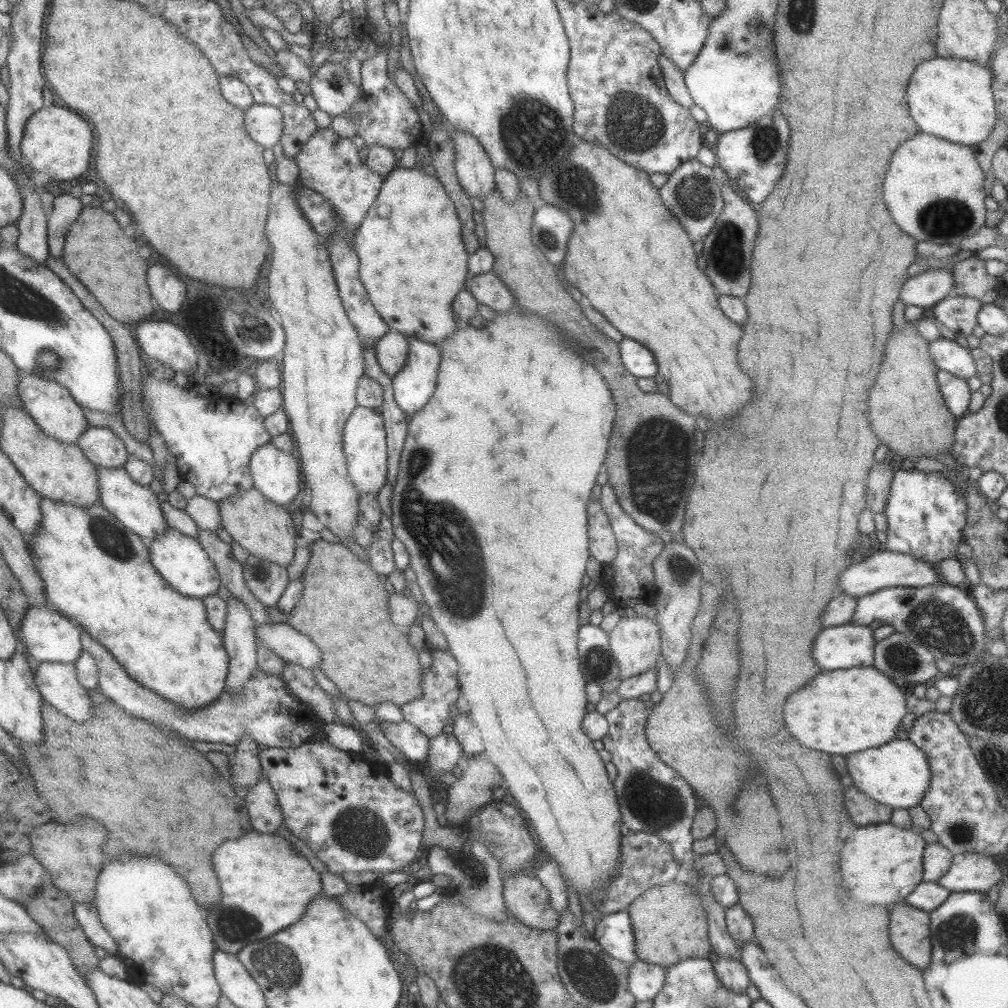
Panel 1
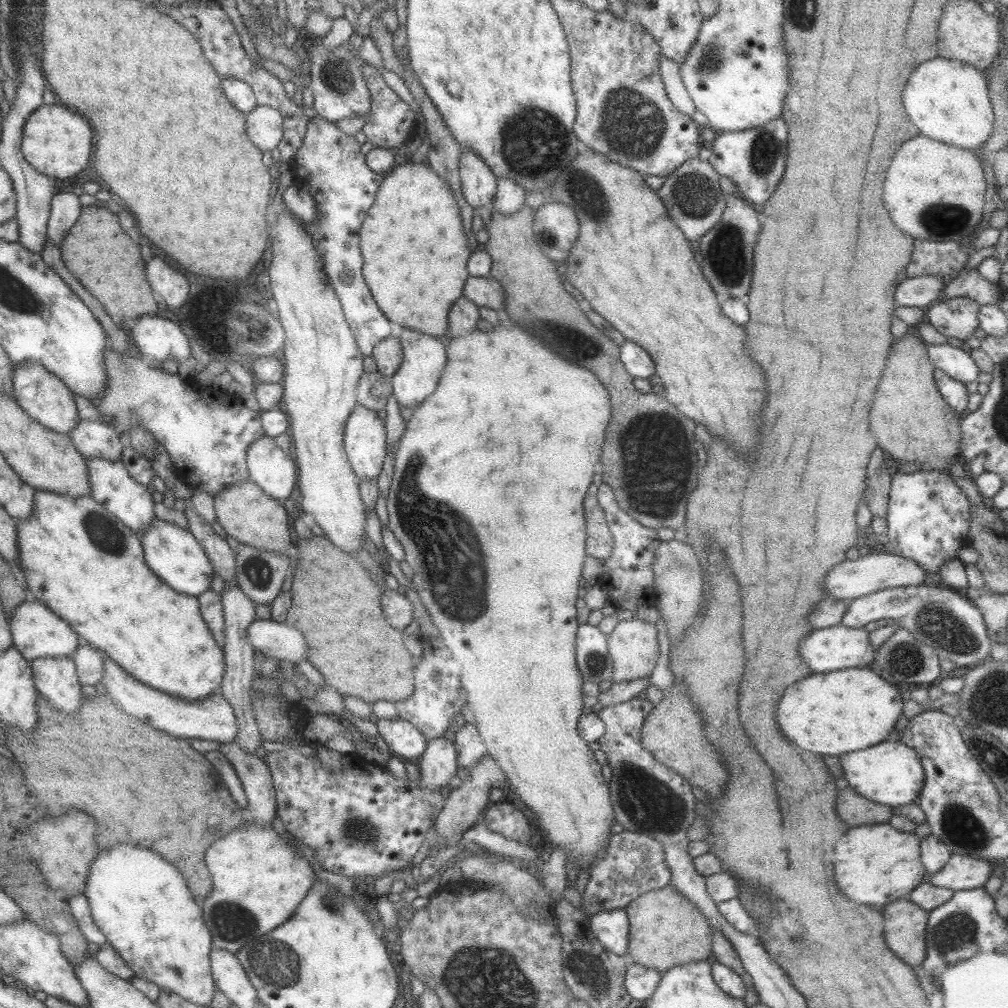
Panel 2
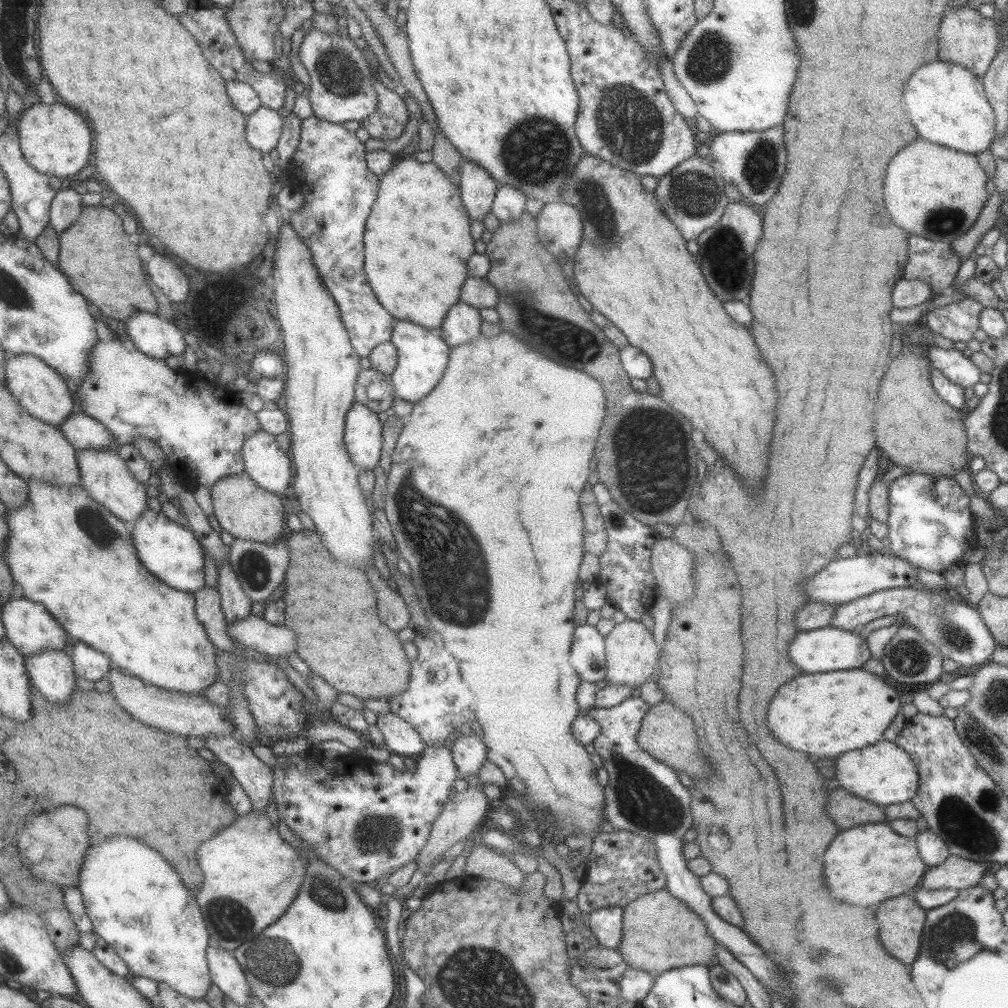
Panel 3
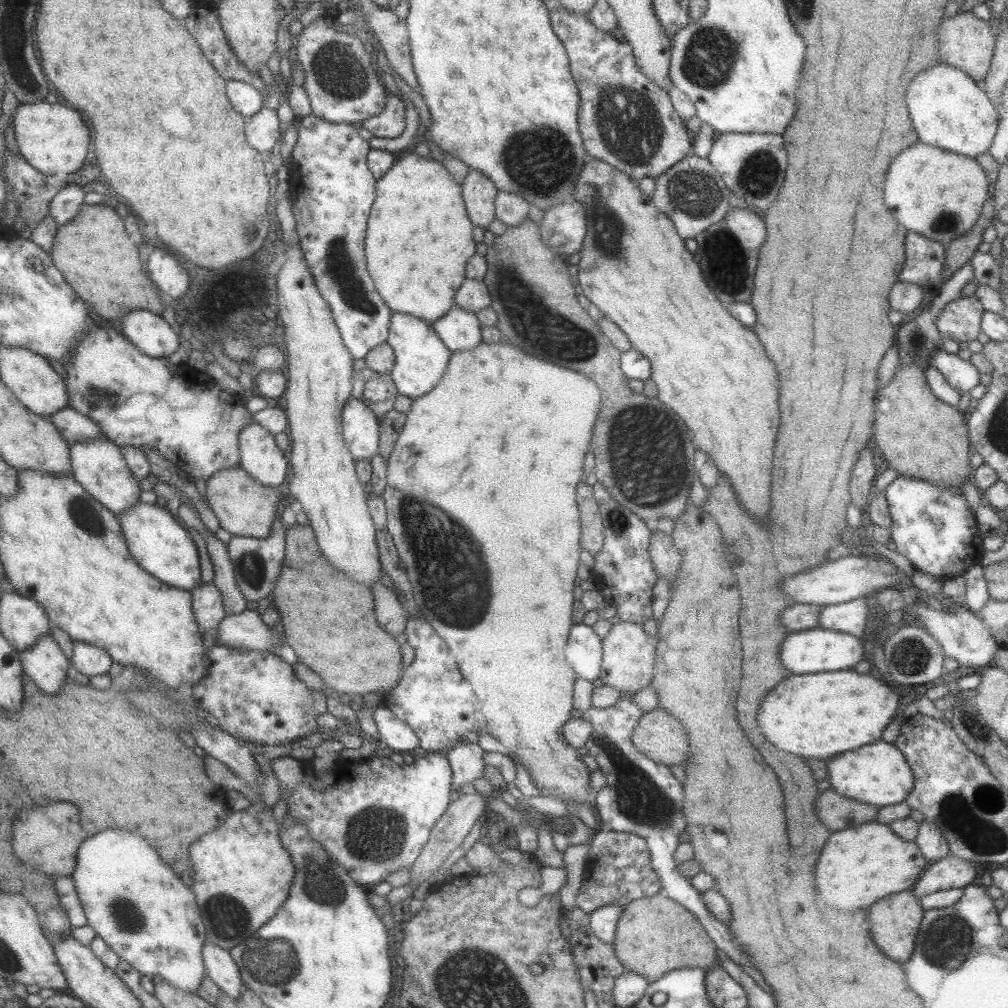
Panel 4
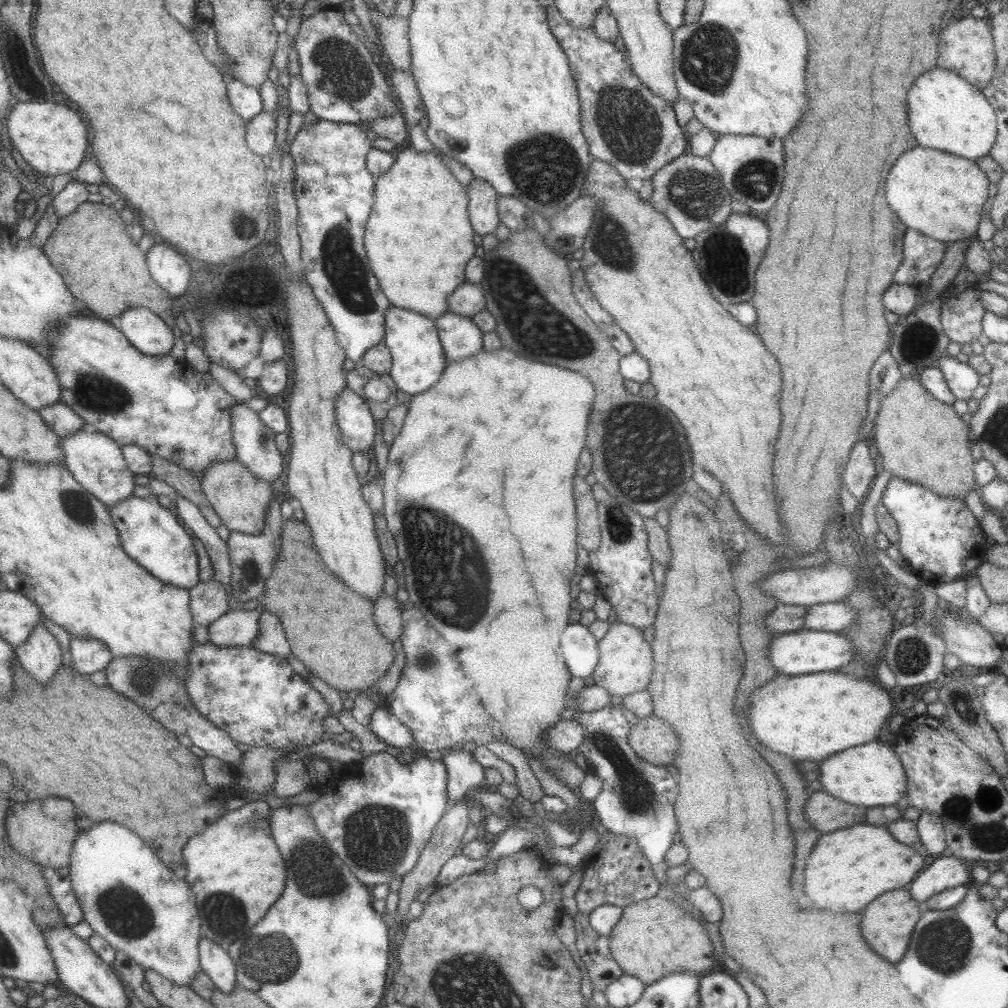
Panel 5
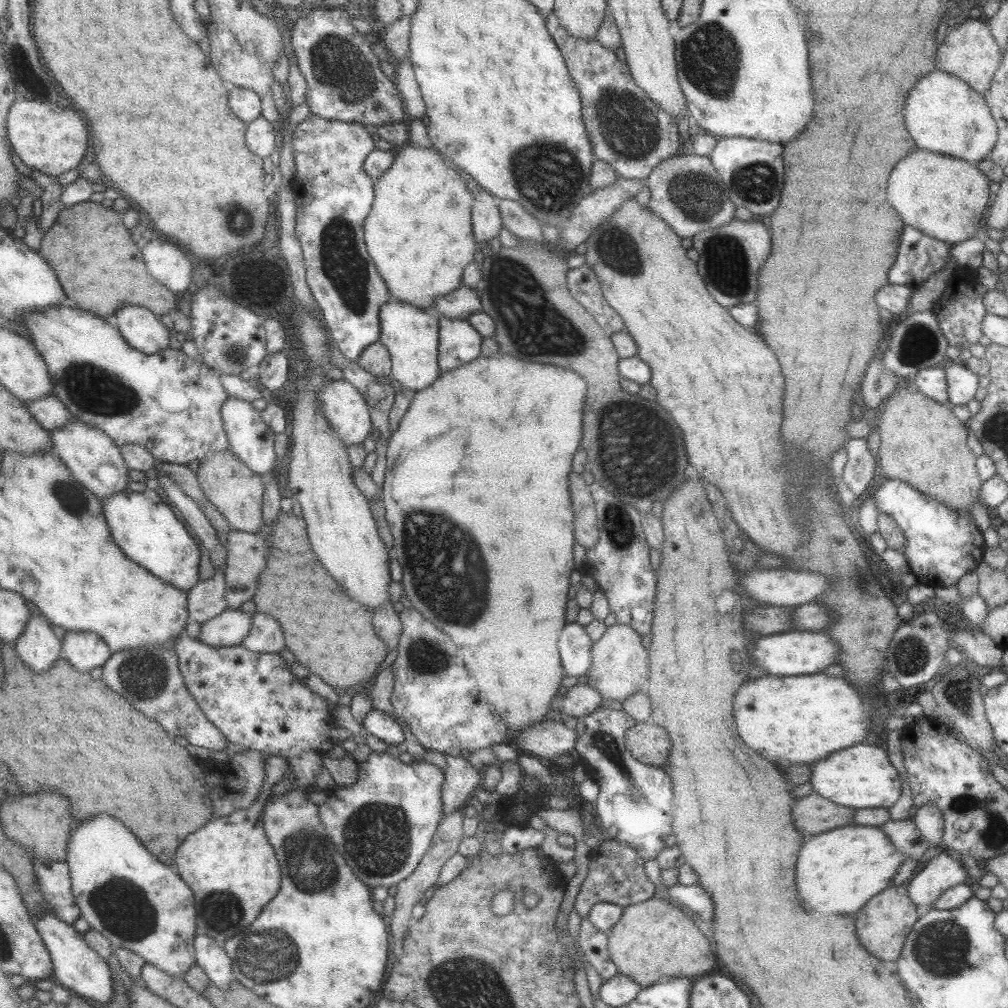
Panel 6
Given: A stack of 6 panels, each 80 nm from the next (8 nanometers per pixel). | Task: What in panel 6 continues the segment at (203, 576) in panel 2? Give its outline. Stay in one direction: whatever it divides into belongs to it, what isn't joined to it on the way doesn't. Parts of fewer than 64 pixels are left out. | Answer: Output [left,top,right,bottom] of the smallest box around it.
[100,487,199,591]

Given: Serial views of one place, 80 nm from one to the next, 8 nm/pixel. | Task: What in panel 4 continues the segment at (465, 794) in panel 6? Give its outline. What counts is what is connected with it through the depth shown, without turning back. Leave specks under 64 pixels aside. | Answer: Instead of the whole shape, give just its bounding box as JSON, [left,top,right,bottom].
[445,740,483,796]

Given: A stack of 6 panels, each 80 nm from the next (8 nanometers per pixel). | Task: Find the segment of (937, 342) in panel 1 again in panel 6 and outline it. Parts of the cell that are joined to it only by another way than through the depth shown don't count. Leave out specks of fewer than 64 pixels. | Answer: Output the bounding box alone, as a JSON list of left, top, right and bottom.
[942,360,978,405]

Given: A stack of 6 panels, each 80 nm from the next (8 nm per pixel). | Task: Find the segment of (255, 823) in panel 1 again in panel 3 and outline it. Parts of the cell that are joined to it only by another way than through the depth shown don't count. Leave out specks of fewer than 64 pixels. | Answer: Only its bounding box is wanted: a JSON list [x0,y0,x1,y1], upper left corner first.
[203,736,273,813]

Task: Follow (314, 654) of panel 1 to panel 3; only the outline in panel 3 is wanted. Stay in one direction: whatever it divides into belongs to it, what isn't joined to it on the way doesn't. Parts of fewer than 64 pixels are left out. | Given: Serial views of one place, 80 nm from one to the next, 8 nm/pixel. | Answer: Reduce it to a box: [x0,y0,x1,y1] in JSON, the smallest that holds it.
[226,613,295,657]

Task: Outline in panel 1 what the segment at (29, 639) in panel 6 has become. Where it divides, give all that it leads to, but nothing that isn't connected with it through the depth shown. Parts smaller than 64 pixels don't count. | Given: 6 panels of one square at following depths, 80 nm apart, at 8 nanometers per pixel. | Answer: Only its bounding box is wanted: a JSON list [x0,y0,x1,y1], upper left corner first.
[33,662,93,720]

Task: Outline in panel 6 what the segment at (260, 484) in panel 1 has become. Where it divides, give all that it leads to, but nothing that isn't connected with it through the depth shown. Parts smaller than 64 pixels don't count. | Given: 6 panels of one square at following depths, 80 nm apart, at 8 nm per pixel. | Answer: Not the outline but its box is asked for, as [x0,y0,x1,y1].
[219,396,276,475]

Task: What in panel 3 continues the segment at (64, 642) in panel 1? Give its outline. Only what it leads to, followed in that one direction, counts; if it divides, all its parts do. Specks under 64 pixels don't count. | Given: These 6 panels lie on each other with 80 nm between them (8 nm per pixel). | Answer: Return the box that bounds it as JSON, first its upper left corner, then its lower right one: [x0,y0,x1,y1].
[2,595,72,657]

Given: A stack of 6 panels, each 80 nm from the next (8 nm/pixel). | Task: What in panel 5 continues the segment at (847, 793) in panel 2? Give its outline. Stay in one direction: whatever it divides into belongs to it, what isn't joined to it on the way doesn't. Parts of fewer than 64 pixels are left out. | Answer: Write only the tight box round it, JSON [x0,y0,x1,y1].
[802,791,865,832]

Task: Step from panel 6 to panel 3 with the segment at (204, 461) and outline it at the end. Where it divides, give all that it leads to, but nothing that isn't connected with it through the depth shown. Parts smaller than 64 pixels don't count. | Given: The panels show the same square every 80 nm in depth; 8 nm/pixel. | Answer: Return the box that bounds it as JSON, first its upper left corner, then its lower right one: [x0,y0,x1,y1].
[210,472,287,544]

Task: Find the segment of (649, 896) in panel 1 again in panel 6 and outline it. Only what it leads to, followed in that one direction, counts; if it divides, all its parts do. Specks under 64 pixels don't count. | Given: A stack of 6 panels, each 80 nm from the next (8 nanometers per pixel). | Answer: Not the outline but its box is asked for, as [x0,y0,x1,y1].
[608,896,716,987]

